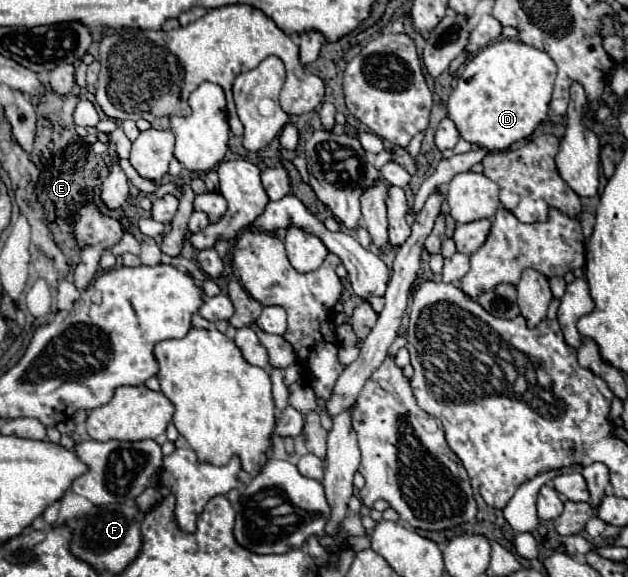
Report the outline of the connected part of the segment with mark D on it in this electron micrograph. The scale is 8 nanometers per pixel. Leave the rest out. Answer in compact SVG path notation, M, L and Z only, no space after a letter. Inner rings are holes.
M514 40L494 42L478 50L466 62L448 98L448 118L456 124L460 138L470 144L488 150L504 150L528 138L546 118L554 78L556 64L546 52Z

